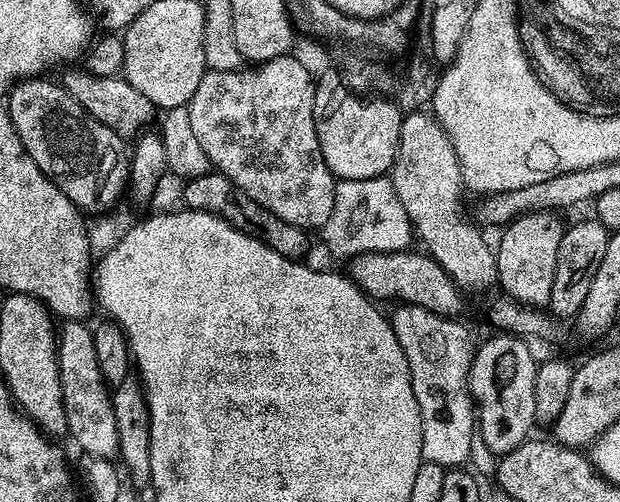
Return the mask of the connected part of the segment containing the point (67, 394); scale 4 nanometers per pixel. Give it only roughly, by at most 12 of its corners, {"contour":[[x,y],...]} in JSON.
{"contour":[[58,328],[68,436],[89,457],[119,453],[93,329]]}

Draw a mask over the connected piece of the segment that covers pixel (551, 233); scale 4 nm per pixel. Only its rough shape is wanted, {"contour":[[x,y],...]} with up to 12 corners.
{"contour":[[531,212],[503,229],[503,295],[547,309],[565,221]]}

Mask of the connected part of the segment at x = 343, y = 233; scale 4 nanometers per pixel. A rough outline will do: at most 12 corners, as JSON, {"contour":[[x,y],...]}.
{"contour":[[386,176],[337,181],[320,230],[342,260],[407,251],[412,224]]}

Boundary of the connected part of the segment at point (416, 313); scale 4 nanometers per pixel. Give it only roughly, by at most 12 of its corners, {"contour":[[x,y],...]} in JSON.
{"contour":[[390,319],[422,414],[422,461],[467,465],[478,434],[459,319]]}

